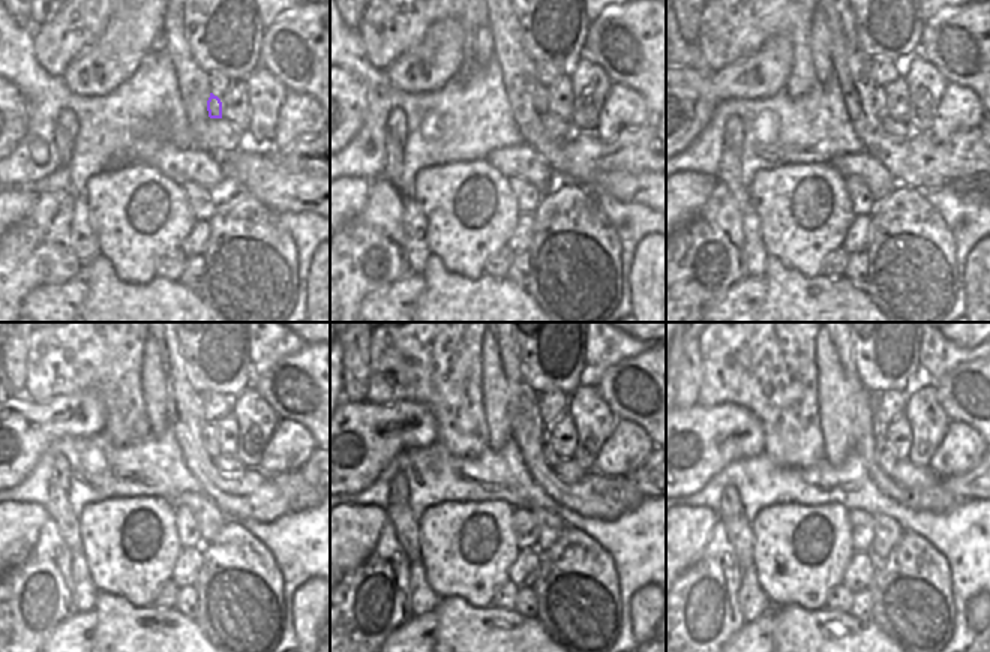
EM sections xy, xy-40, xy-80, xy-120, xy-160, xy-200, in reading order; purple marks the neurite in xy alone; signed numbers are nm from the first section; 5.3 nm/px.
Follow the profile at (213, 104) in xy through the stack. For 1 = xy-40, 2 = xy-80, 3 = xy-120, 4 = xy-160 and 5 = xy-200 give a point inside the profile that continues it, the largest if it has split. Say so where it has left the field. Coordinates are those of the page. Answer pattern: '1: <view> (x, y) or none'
1: xy-40 (542, 93)
2: xy-80 (879, 96)
3: xy-120 (210, 441)
4: xy-160 (551, 456)
5: xy-200 (885, 457)

